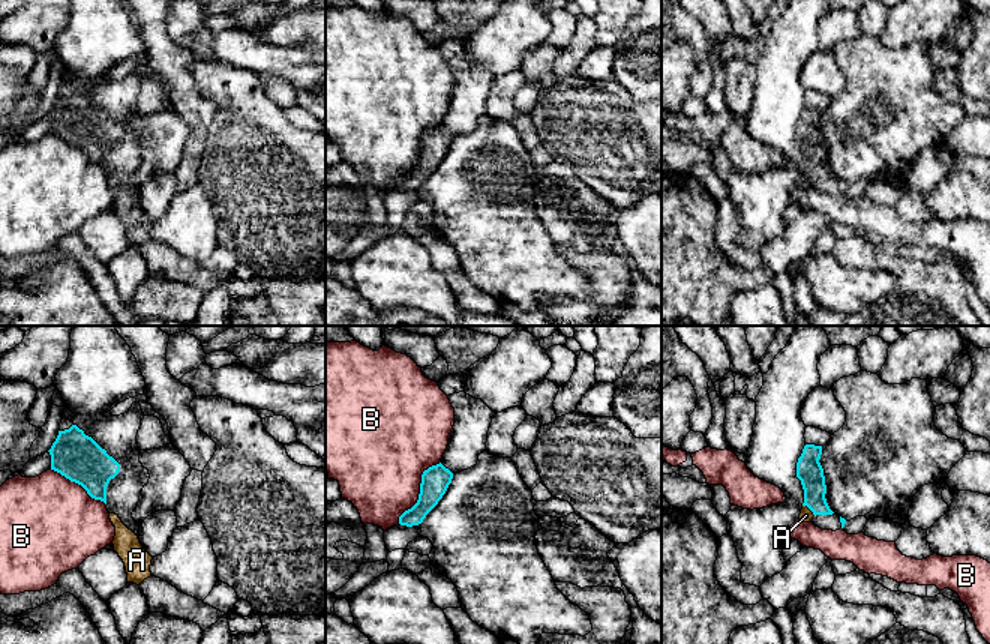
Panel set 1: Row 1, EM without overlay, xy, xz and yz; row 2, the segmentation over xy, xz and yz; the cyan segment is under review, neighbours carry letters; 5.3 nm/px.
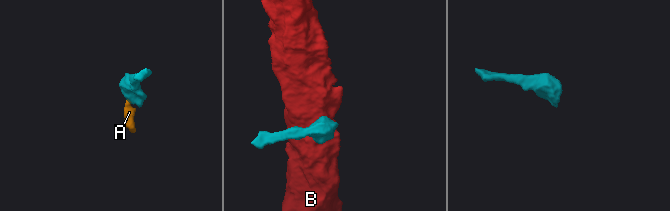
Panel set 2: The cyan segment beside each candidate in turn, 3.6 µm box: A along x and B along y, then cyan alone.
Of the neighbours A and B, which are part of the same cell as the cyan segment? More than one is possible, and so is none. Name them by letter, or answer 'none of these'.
A

